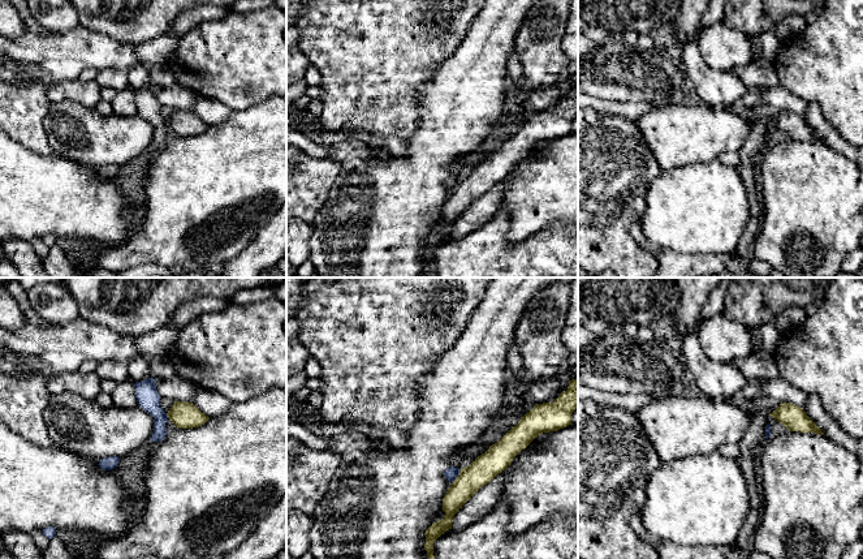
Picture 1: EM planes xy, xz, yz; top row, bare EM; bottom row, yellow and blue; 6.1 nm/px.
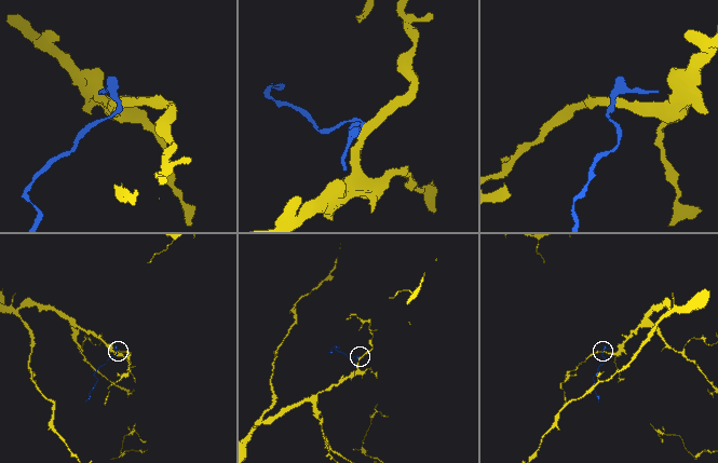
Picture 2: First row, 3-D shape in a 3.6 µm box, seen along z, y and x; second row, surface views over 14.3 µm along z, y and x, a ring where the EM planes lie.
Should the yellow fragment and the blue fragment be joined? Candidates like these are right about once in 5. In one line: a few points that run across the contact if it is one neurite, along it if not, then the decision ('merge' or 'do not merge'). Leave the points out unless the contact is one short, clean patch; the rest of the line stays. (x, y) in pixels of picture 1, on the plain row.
line xz (461, 177), (452, 189); do not merge

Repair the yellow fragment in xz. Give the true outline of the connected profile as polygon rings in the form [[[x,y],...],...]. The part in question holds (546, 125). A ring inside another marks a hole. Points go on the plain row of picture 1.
[[[569,89],[568,98],[553,111],[535,112],[519,130],[497,151],[478,164],[469,175],[462,176],[443,206],[445,224],[426,238],[424,258],[428,271],[426,278],[437,278],[433,250],[452,237],[454,223],[484,193],[505,179],[513,167],[538,143],[557,139],[571,133],[571,122],[578,117],[578,89]]]

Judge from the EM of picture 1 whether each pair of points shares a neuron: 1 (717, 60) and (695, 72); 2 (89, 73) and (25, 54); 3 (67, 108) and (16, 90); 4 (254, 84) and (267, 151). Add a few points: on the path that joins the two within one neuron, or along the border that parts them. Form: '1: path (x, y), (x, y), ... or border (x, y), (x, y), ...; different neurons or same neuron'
1: border (695, 42), (702, 59), (710, 67), (728, 72); different neurons
2: border (98, 71), (86, 68), (77, 77); different neurons
3: border (50, 103), (43, 120), (44, 133); different neurons
4: border (272, 95), (233, 112); different neurons

